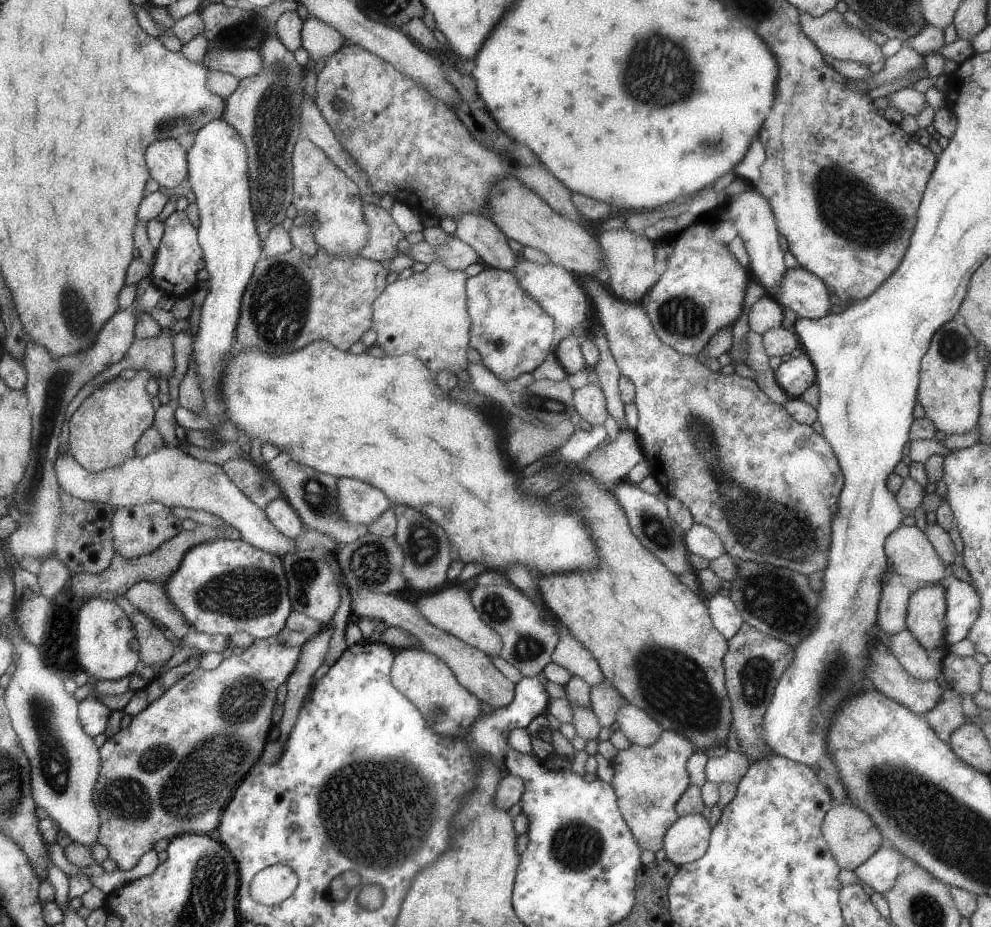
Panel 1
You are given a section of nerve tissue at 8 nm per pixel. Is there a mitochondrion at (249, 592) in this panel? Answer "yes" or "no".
yes

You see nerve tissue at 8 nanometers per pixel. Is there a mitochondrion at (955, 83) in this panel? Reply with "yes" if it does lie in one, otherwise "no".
no

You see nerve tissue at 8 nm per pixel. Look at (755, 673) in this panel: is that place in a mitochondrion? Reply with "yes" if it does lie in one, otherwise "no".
yes

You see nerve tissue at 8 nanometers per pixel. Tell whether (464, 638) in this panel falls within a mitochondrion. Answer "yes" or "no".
no

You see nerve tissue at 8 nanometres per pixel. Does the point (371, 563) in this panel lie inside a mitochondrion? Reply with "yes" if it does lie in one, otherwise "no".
yes

